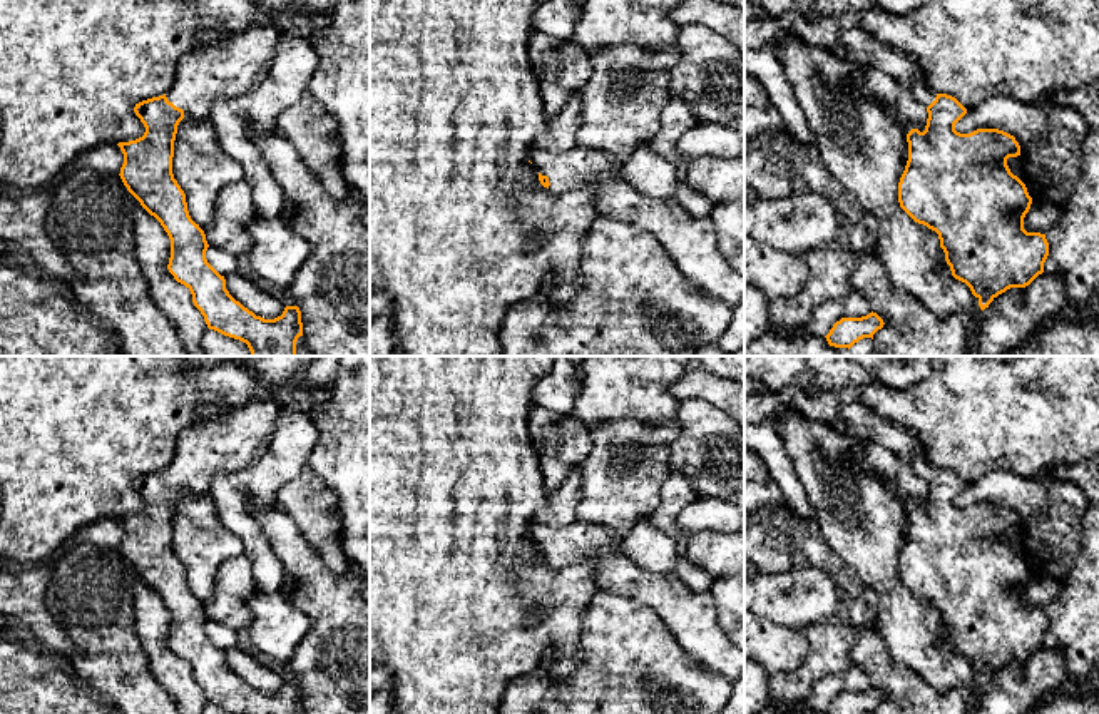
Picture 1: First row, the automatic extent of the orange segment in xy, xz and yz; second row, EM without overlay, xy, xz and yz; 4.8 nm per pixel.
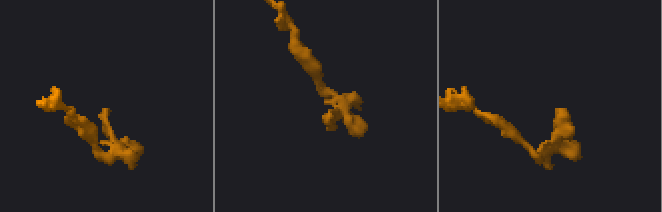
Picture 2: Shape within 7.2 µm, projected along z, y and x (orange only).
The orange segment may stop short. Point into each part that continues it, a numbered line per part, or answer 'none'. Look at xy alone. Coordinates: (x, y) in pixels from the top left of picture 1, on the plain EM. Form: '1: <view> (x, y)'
1: xy (235, 442)

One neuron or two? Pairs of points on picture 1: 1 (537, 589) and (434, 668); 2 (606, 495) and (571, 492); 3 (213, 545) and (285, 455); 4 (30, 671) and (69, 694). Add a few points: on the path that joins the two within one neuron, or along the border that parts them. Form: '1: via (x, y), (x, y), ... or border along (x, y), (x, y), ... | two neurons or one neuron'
1: via (512, 589), (459, 642) | one neuron
2: border along (577, 470), (581, 477), (579, 520) | two neurons
3: border along (208, 494), (219, 522), (241, 542), (243, 552) | two neurons
4: via (40, 681), (54, 694), (59, 694) | one neuron

